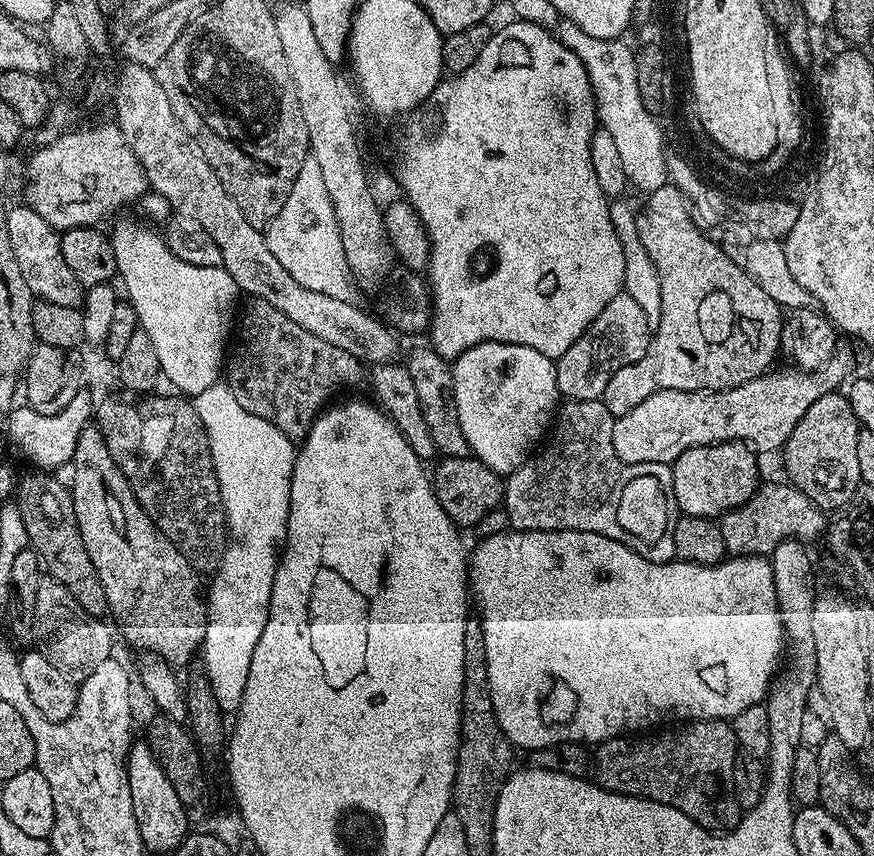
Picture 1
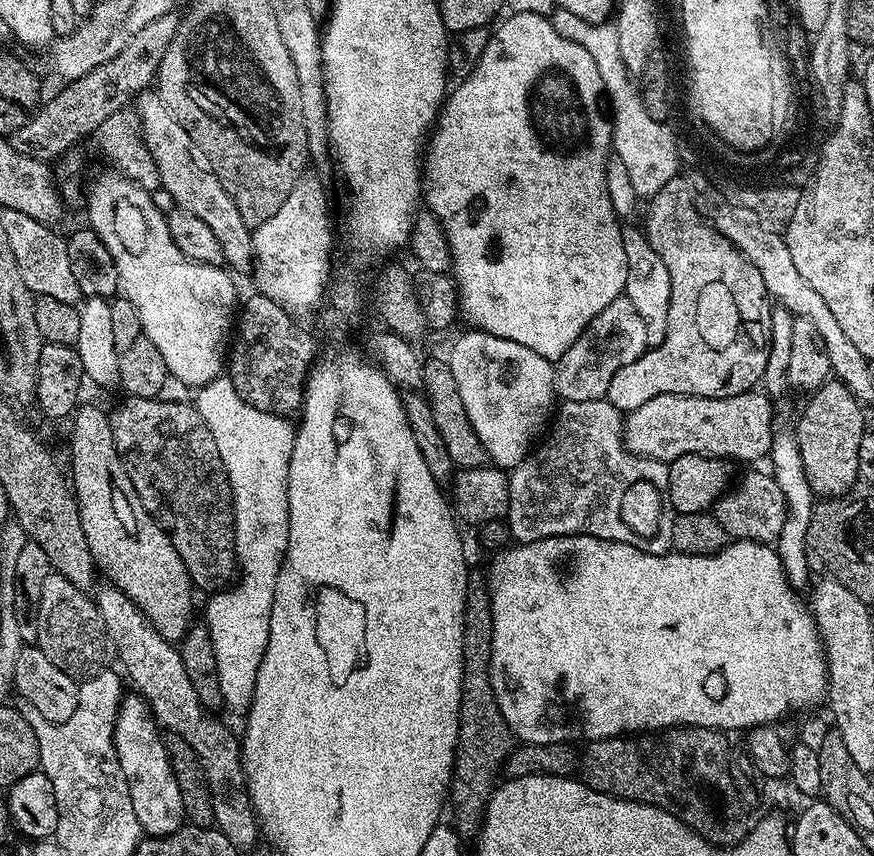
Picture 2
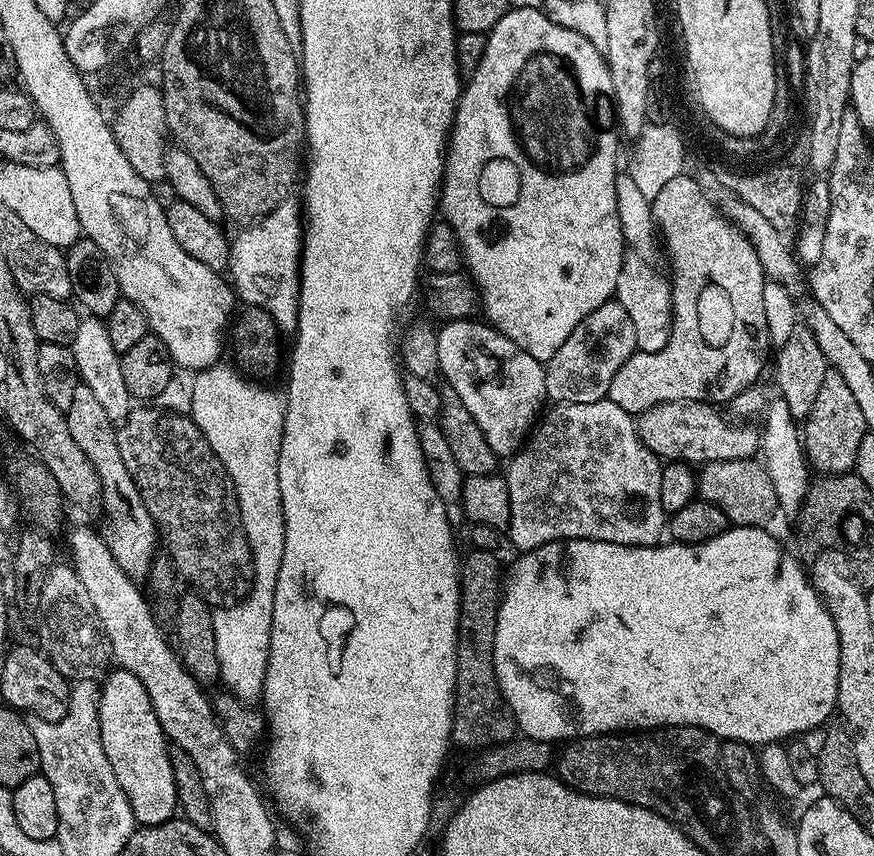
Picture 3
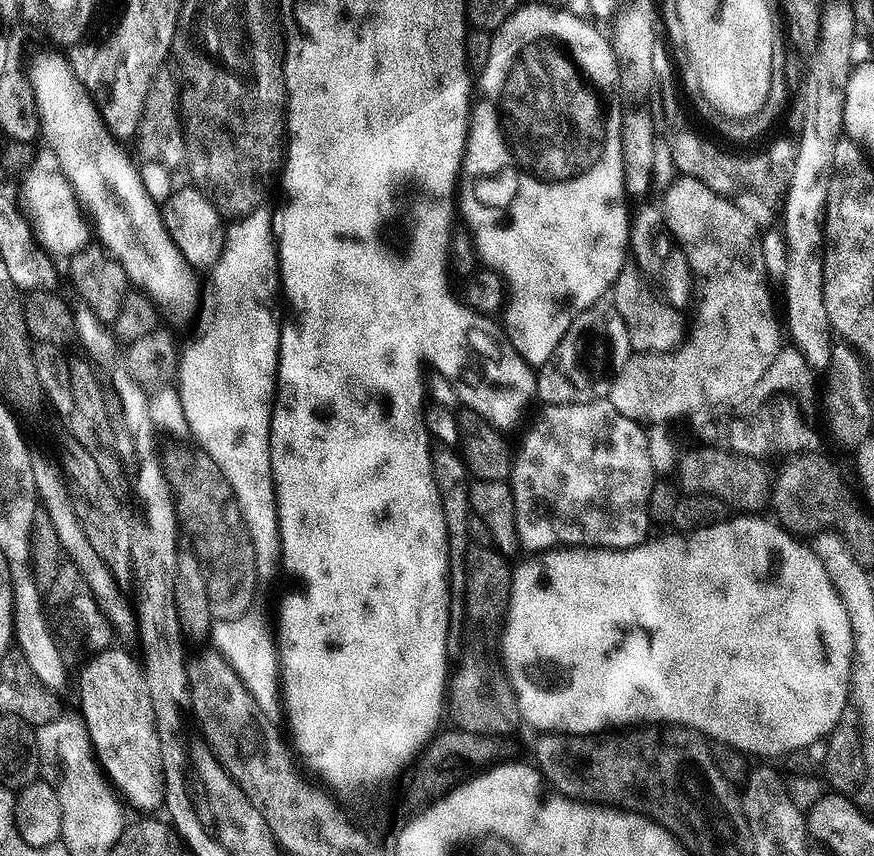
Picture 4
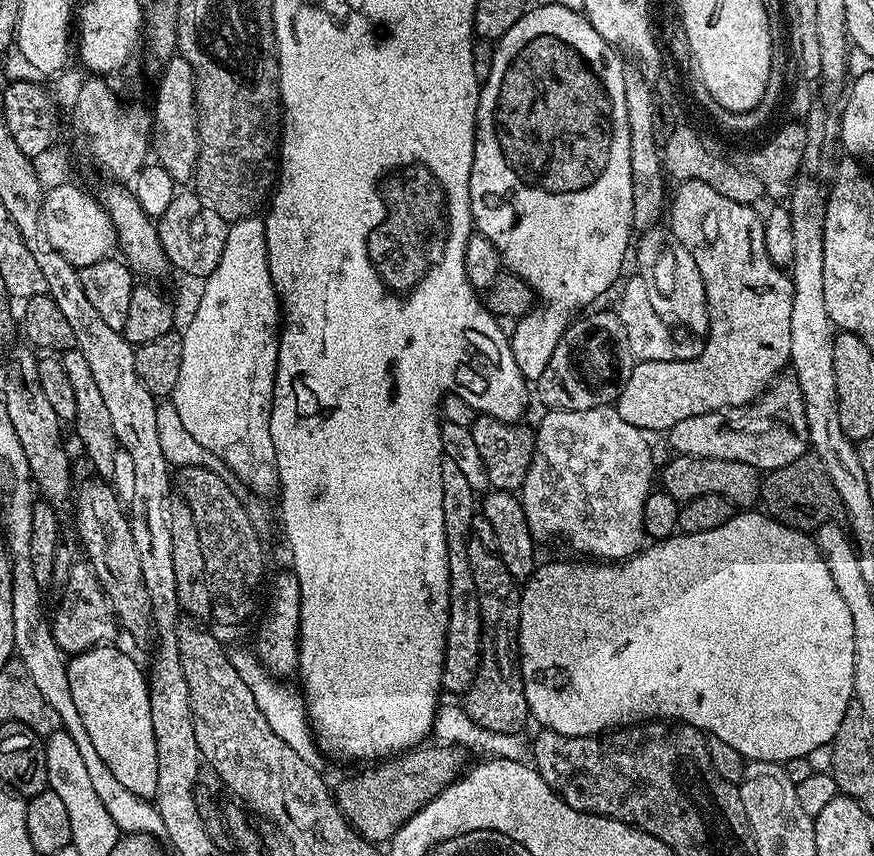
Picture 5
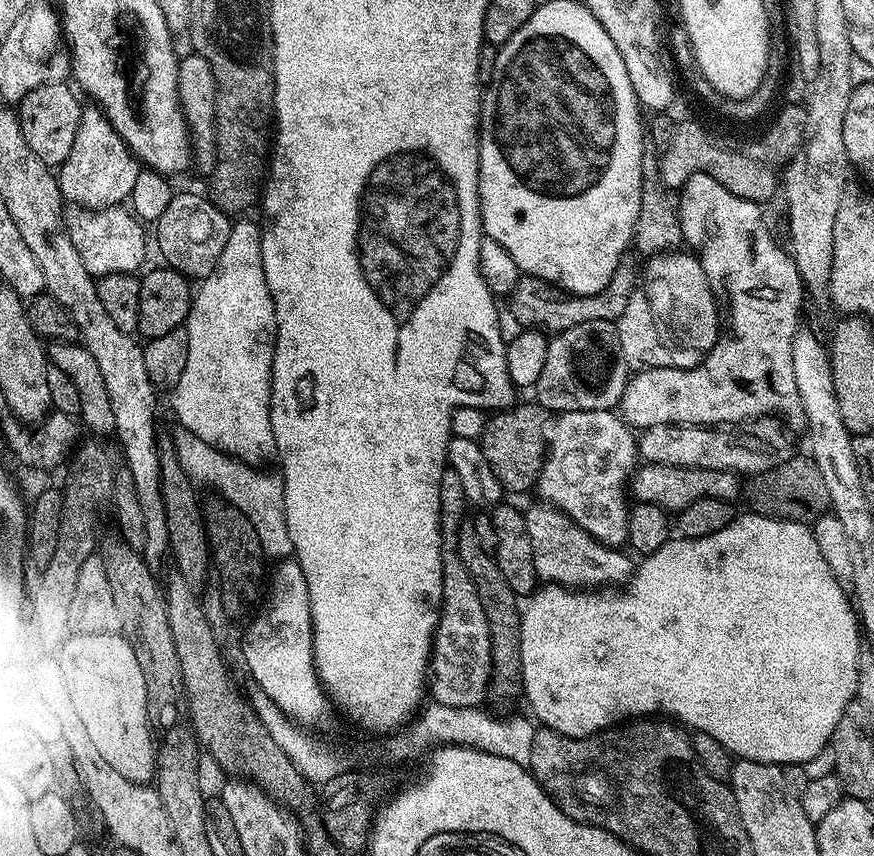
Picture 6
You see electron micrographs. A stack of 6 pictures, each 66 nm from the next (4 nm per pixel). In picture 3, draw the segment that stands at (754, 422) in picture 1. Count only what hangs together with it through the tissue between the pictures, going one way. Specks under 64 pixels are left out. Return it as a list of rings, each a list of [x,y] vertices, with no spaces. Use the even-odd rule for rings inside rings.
[[[702,400],[666,402],[639,413],[636,429],[642,442],[664,462],[687,462],[692,466],[703,466],[711,460],[751,460],[760,451],[760,432],[748,424],[735,424],[719,412],[717,405]]]

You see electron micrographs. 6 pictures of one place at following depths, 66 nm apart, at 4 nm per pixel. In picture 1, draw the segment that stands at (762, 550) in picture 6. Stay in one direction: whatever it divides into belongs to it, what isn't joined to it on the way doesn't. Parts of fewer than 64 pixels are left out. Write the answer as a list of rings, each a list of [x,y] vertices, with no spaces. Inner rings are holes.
[[[509,530],[502,534],[485,536],[479,543],[473,552],[471,549],[468,562],[470,596],[474,601],[475,611],[476,608],[480,611],[478,619],[486,642],[486,674],[490,686],[490,702],[494,702],[498,726],[502,726],[506,738],[517,749],[535,750],[555,744],[595,746],[604,740],[612,740],[615,736],[640,734],[669,722],[728,722],[733,716],[742,714],[742,710],[761,703],[767,697],[786,648],[786,637],[784,623],[780,617],[780,604],[776,600],[774,590],[772,566],[765,557],[732,556],[718,564],[691,564],[675,559],[666,564],[659,564],[642,558],[622,542],[614,542],[614,538],[582,530]]]

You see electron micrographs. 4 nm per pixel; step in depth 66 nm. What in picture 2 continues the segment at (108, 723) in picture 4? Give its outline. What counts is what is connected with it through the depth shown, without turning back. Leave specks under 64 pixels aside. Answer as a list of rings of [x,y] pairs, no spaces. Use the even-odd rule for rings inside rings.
[[[131,695],[121,699],[116,715],[114,746],[118,762],[130,790],[130,802],[134,802],[134,814],[138,814],[141,833],[148,836],[169,836],[186,823],[182,790],[178,790],[178,778],[174,778],[174,770],[164,745],[165,737],[152,715],[152,709],[143,696]]]

